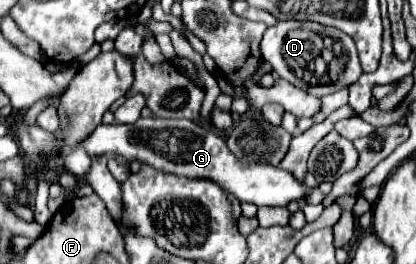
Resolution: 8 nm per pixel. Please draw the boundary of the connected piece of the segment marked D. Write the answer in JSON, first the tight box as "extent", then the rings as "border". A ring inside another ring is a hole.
{"extent":[261,21,363,97],"border":[[[279,21],[275,27],[269,27],[261,39],[261,55],[281,79],[315,97],[353,85],[363,73],[355,41],[339,29],[313,21]]]}

